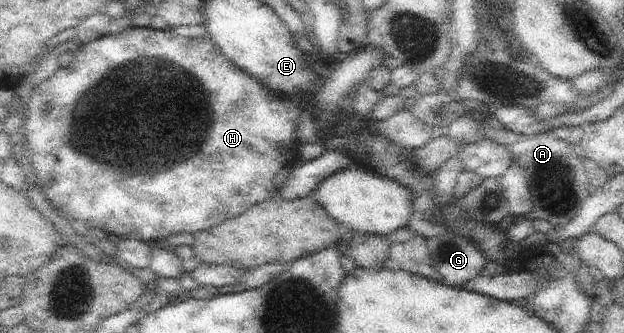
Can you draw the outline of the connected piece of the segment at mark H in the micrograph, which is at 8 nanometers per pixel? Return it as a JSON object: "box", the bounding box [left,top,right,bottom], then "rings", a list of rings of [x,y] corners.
{"box":[22,28,302,245],"rings":[[[126,28],[122,33],[108,34],[107,36],[102,36],[97,40],[93,40],[85,45],[80,45],[79,50],[73,54],[73,60],[69,66],[65,68],[59,68],[55,74],[42,81],[34,89],[34,93],[31,97],[31,102],[29,107],[26,109],[25,121],[23,124],[23,131],[25,134],[25,142],[22,149],[26,149],[29,152],[29,157],[31,159],[32,165],[34,166],[36,177],[38,178],[38,185],[40,190],[44,191],[44,195],[48,197],[48,201],[64,213],[66,209],[66,215],[76,219],[76,221],[82,221],[84,225],[88,228],[99,227],[106,233],[117,235],[124,239],[135,239],[140,241],[145,241],[154,245],[154,242],[158,240],[164,240],[172,234],[179,234],[188,232],[191,234],[197,234],[198,232],[209,230],[214,228],[215,225],[222,223],[222,221],[236,217],[238,214],[244,213],[247,209],[250,209],[253,205],[262,203],[267,199],[273,198],[277,191],[274,184],[274,175],[278,173],[282,167],[286,165],[293,165],[294,160],[300,159],[301,143],[296,138],[296,120],[302,111],[302,103],[299,98],[287,98],[281,94],[272,93],[265,85],[262,85],[257,79],[254,79],[249,73],[242,71],[238,66],[235,66],[221,51],[218,45],[216,45],[211,38],[189,38],[186,36],[181,36],[180,34],[175,34],[170,31],[169,28],[165,30],[155,30],[153,28]]]}

